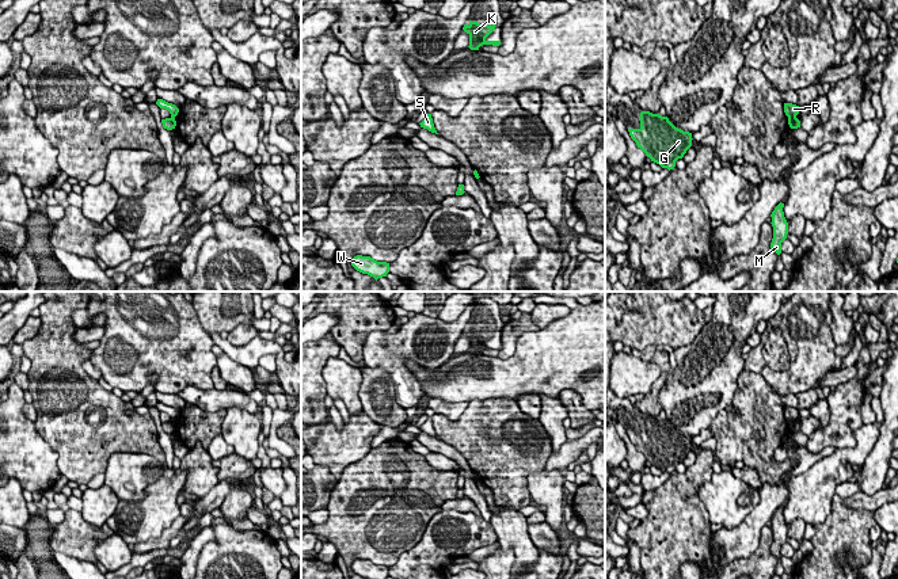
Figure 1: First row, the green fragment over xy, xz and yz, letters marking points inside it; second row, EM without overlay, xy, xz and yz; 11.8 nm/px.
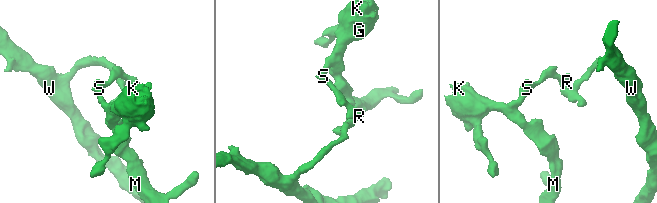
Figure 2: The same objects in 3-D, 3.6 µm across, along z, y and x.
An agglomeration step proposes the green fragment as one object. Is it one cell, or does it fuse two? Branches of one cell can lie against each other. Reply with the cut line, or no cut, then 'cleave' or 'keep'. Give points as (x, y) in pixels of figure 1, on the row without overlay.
cut in yz along (788, 419), (795, 421); cleave

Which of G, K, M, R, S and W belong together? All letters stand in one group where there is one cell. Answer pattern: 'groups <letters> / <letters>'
groups G K M R S / W

